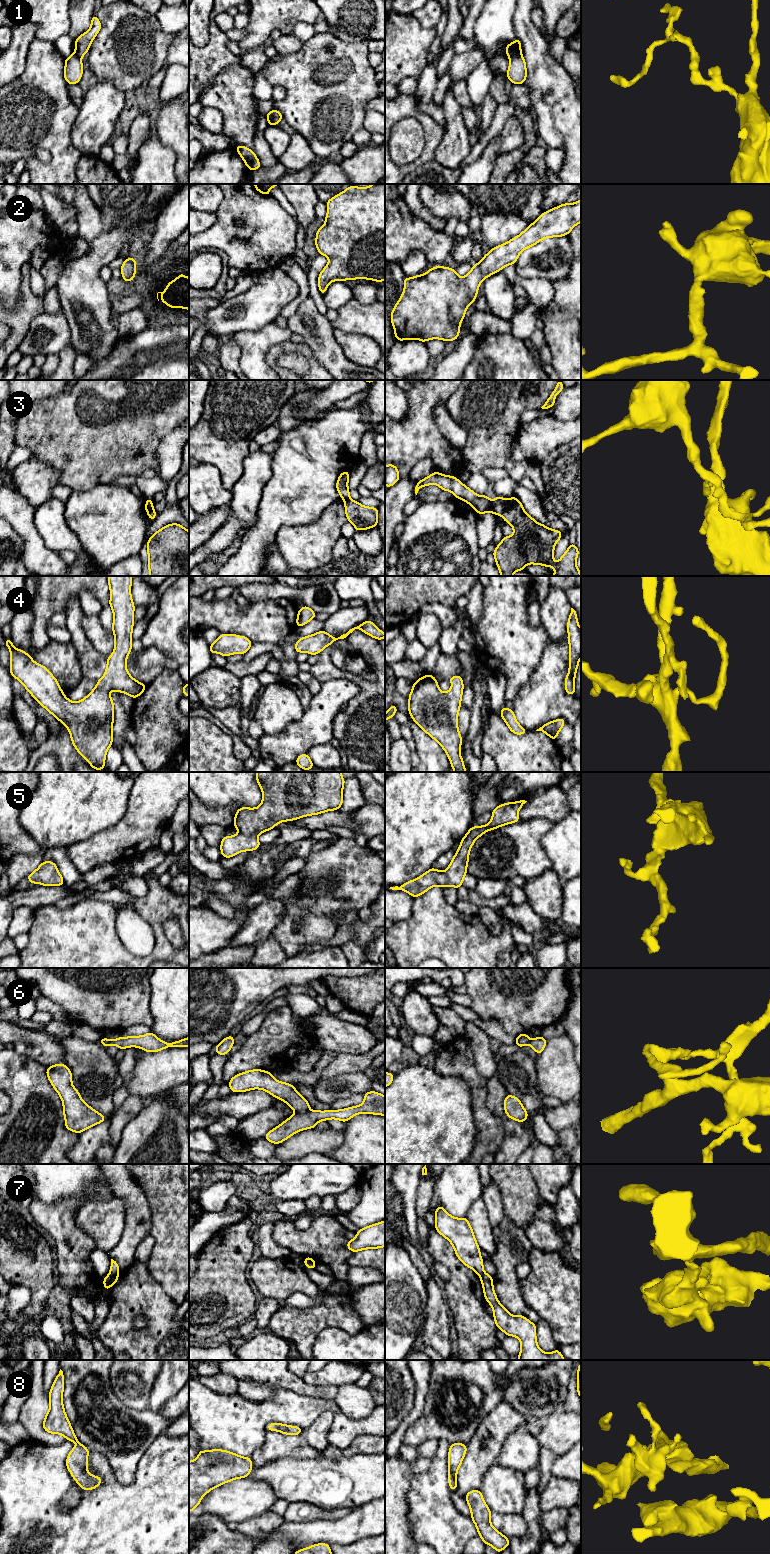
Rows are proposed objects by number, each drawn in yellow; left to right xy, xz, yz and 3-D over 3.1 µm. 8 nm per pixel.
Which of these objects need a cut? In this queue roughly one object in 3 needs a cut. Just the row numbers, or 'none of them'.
1, 3, 6, 7

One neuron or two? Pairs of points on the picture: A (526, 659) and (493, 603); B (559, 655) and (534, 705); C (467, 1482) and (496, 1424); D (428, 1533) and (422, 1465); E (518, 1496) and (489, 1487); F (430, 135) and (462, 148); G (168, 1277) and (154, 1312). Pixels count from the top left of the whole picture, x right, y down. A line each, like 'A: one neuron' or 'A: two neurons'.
A: one neuron
B: one neuron
C: one neuron
D: two neurons
E: one neuron
F: two neurons
G: two neurons

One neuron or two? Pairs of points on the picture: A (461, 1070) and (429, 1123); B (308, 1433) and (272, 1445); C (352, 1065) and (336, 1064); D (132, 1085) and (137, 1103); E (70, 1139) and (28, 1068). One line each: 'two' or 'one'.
A: two
B: two
C: one
D: two
E: one

